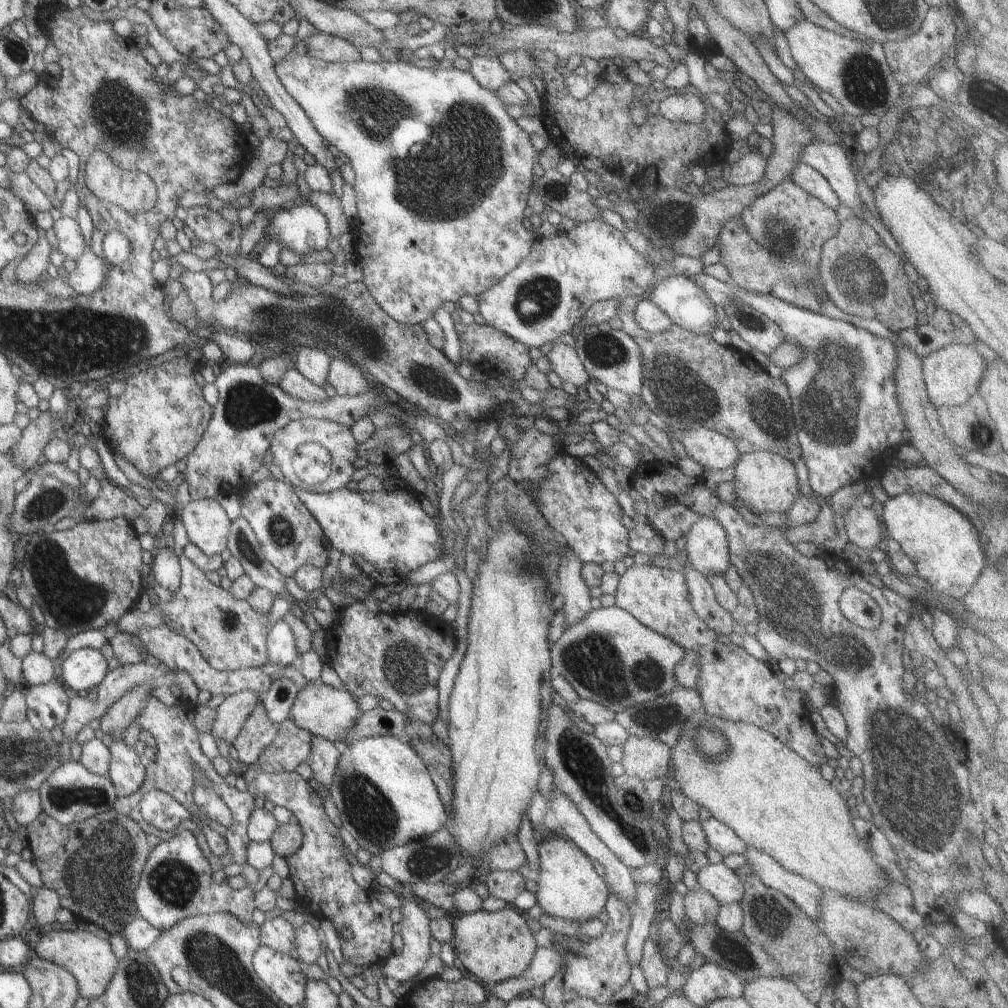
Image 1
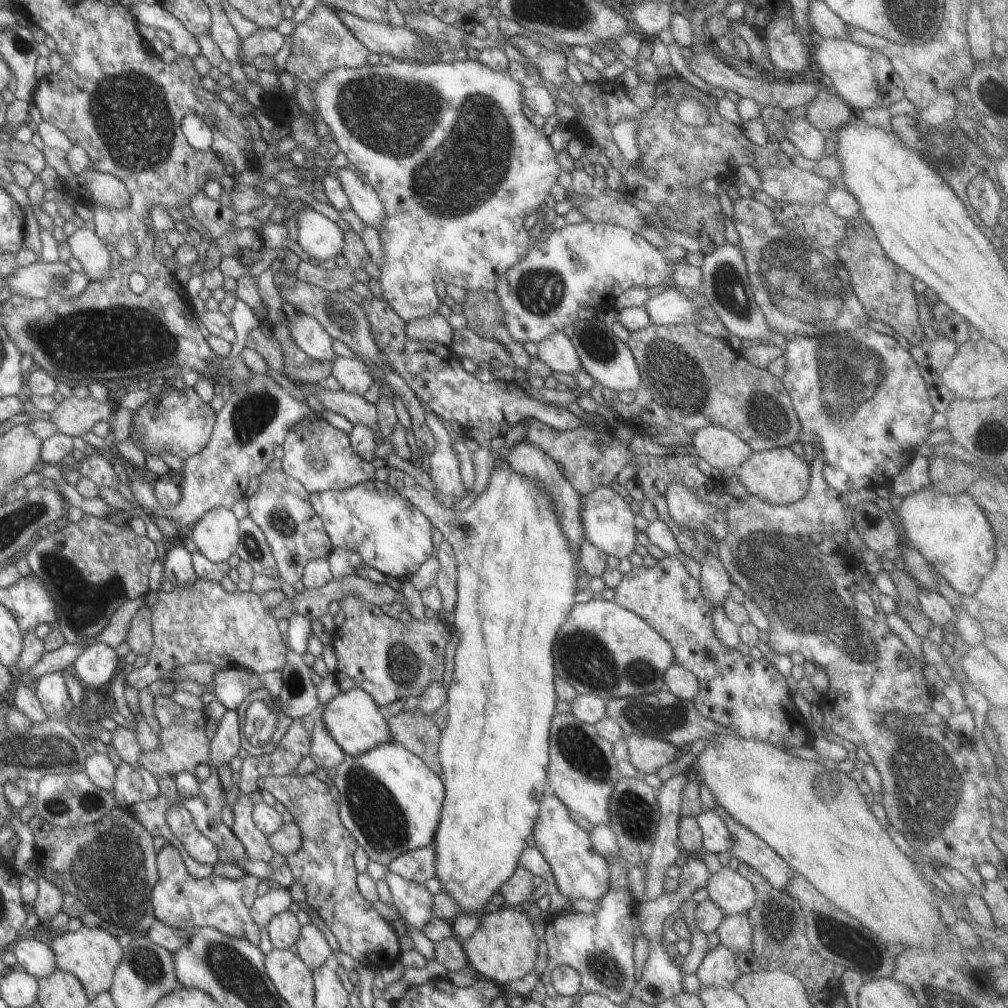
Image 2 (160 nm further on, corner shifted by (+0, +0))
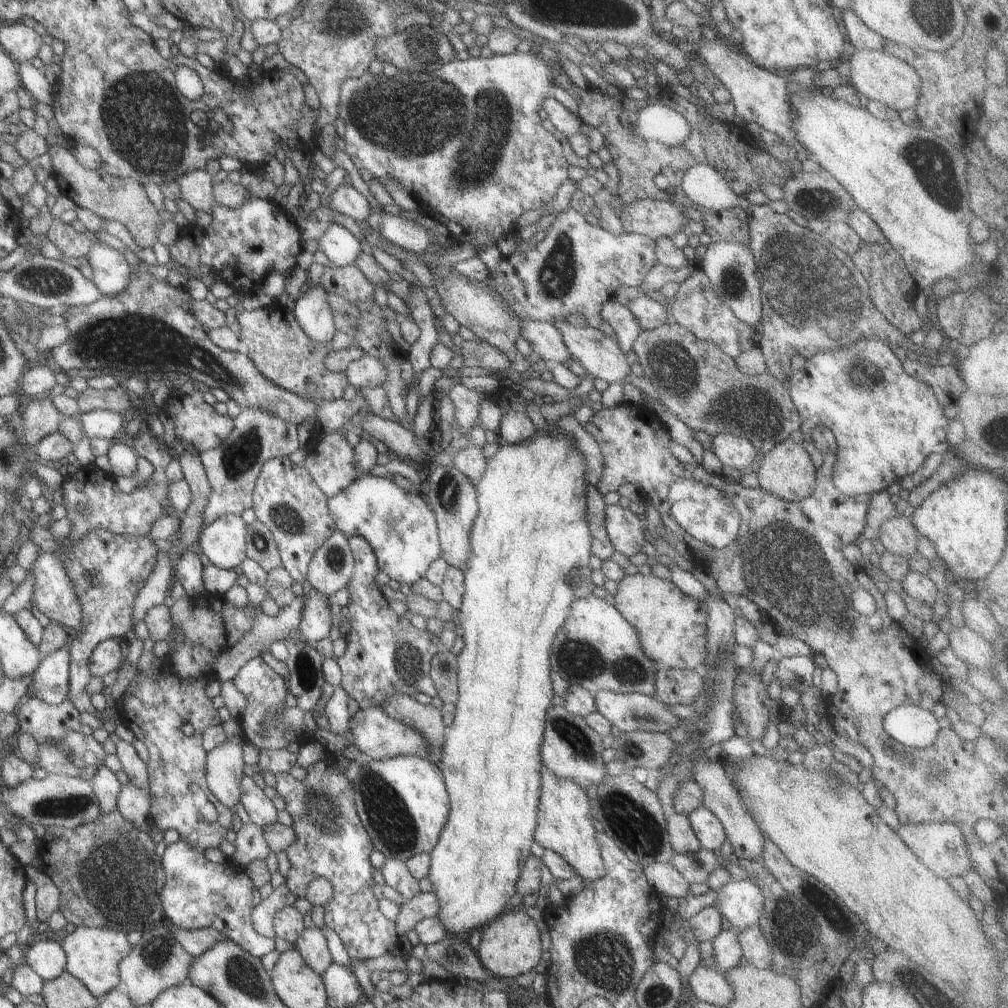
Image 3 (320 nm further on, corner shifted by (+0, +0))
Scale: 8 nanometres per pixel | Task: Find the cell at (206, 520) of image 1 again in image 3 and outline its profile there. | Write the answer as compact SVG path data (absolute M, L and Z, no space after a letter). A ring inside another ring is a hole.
M221 515L197 535L203 556L220 569L233 569L246 558L246 524L239 515Z

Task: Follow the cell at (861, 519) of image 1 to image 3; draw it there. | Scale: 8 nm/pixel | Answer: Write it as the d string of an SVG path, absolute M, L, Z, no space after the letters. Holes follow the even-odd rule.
M903 515L884 520L879 528L879 542L884 550L906 558L916 552L918 536L912 522Z

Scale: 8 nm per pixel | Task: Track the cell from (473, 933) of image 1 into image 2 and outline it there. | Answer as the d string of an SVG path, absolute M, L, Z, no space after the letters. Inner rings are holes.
M503 907L496 913L481 915L474 933L467 939L459 940L467 966L475 970L479 978L487 979L500 987L512 980L525 976L533 970L537 960L538 940L528 916L518 907Z

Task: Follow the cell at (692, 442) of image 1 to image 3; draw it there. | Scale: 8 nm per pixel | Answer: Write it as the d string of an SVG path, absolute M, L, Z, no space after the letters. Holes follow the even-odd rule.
M729 433L712 435L710 451L715 454L722 466L737 468L741 472L748 468L758 452L746 438Z

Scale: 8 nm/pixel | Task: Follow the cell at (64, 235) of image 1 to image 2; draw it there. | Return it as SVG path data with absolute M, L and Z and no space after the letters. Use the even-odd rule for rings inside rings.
M72 227L67 230L66 242L72 257L82 266L82 272L91 281L101 281L106 278L112 257L111 248L103 242L94 230L87 227Z

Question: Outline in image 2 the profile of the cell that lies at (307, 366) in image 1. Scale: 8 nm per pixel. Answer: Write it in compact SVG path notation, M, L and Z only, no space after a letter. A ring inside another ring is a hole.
M297 310L291 320L284 322L296 347L310 359L328 361L335 357L331 351L333 339L313 316Z

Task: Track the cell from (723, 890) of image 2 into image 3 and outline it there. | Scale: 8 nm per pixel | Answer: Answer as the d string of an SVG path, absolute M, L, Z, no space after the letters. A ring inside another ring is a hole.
M731 879L715 892L713 905L734 929L758 926L763 897L755 883Z

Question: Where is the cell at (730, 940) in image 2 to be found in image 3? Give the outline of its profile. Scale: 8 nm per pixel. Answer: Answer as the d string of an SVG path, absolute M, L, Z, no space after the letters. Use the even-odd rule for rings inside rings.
M759 926L738 931L738 943L742 956L749 964L760 969L770 969L772 952Z

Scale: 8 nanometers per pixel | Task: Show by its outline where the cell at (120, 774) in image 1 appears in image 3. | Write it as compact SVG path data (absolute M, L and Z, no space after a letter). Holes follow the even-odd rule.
M133 783L120 786L116 796L116 809L130 823L146 828L148 822L150 793L147 789L137 788Z

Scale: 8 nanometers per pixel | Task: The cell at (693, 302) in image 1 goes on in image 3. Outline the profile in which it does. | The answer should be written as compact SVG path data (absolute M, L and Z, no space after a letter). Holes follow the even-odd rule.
M637 295L626 304L641 331L651 330L667 322L667 307L645 295Z

